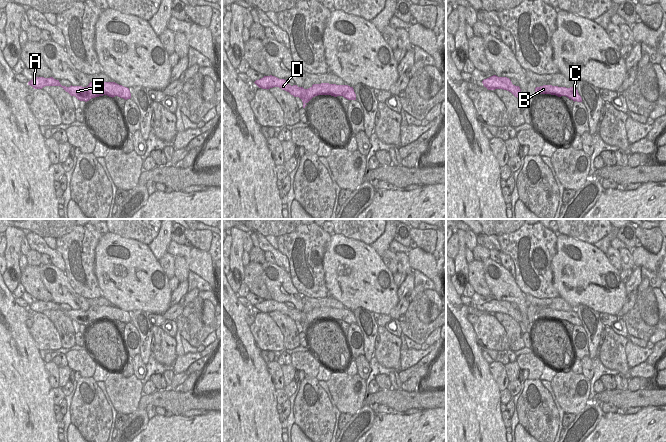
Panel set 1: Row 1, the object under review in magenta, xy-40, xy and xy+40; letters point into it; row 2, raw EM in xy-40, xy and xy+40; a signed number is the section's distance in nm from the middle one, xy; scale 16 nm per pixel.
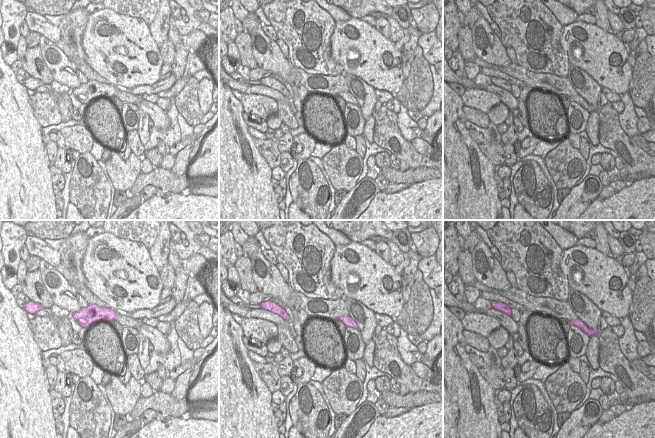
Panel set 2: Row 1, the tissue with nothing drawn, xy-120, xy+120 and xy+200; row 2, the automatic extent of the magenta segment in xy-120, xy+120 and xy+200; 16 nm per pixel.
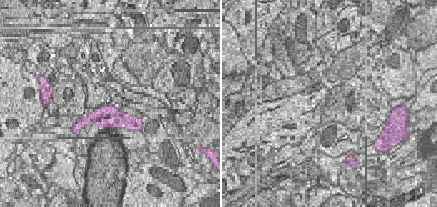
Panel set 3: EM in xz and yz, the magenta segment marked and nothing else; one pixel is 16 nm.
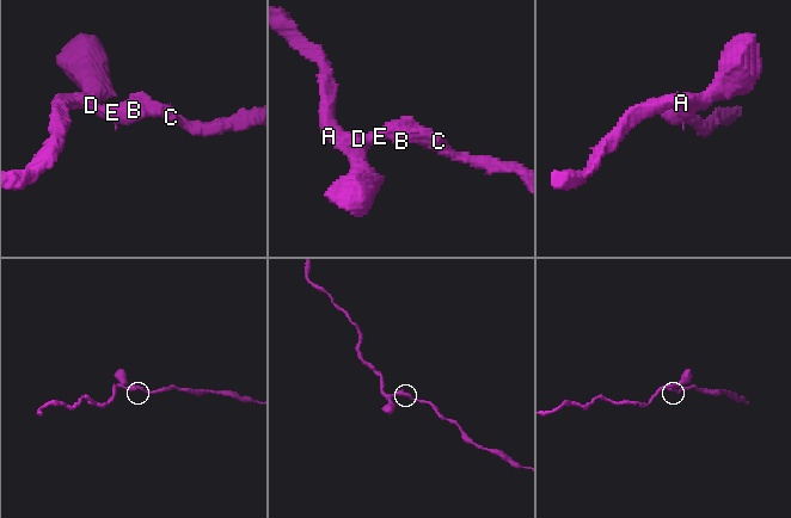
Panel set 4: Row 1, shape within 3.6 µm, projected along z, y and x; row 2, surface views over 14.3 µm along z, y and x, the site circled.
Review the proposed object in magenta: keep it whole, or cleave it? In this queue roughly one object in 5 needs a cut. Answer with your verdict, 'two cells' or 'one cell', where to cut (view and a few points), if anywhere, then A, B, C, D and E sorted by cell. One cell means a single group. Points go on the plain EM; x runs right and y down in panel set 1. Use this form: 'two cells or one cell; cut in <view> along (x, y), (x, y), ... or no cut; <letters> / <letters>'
one cell; no cut; A B C D E

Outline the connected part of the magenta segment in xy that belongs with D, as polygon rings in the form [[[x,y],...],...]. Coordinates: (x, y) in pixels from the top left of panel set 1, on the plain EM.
[[[264,300],[263,302],[254,306],[259,312],[270,313],[279,311],[282,314],[289,316],[294,321],[299,321],[303,326],[303,332],[315,320],[331,319],[334,321],[343,320],[348,324],[356,324],[356,318],[353,311],[348,309],[336,309],[329,307],[313,308],[310,312],[304,313],[297,309],[289,309],[285,303],[279,303],[275,300]]]

